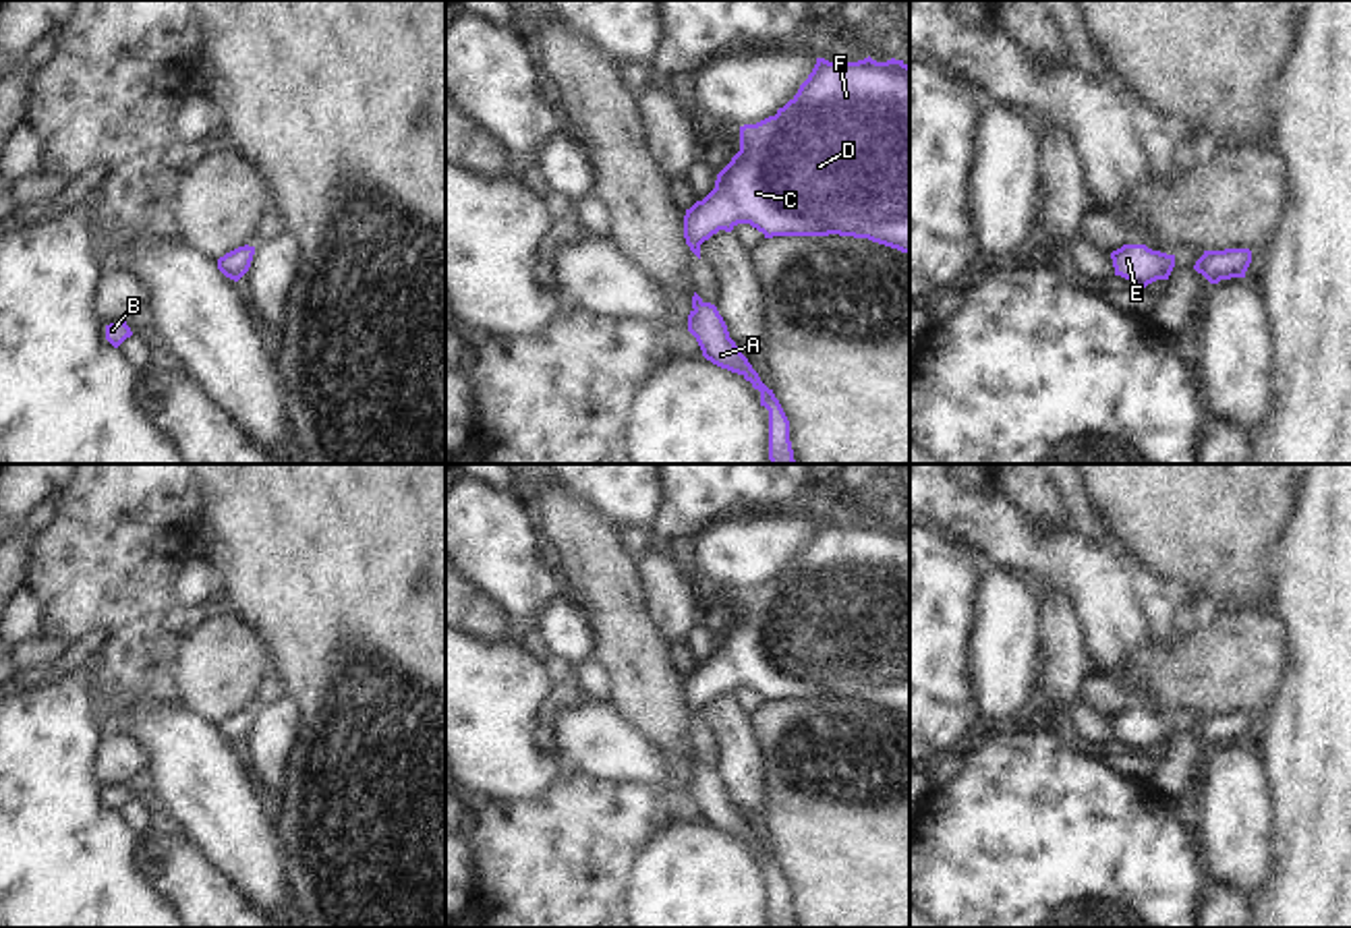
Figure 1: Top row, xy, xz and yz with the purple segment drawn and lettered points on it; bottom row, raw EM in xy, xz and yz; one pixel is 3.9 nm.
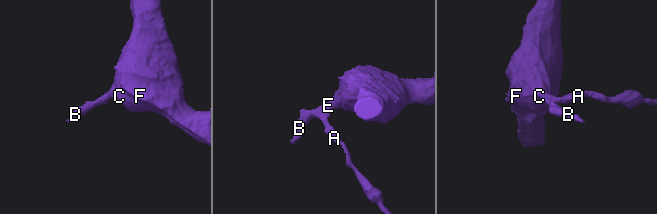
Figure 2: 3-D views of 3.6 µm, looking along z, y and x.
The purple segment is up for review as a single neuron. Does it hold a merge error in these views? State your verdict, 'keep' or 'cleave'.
keep

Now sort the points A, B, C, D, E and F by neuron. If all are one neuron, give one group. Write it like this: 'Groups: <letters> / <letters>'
Groups: A B C D E F.

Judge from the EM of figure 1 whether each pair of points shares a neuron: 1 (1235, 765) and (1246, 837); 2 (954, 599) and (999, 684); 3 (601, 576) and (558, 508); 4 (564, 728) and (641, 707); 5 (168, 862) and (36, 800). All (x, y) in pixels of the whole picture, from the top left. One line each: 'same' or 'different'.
1: same
2: different
3: same
4: different
5: different

